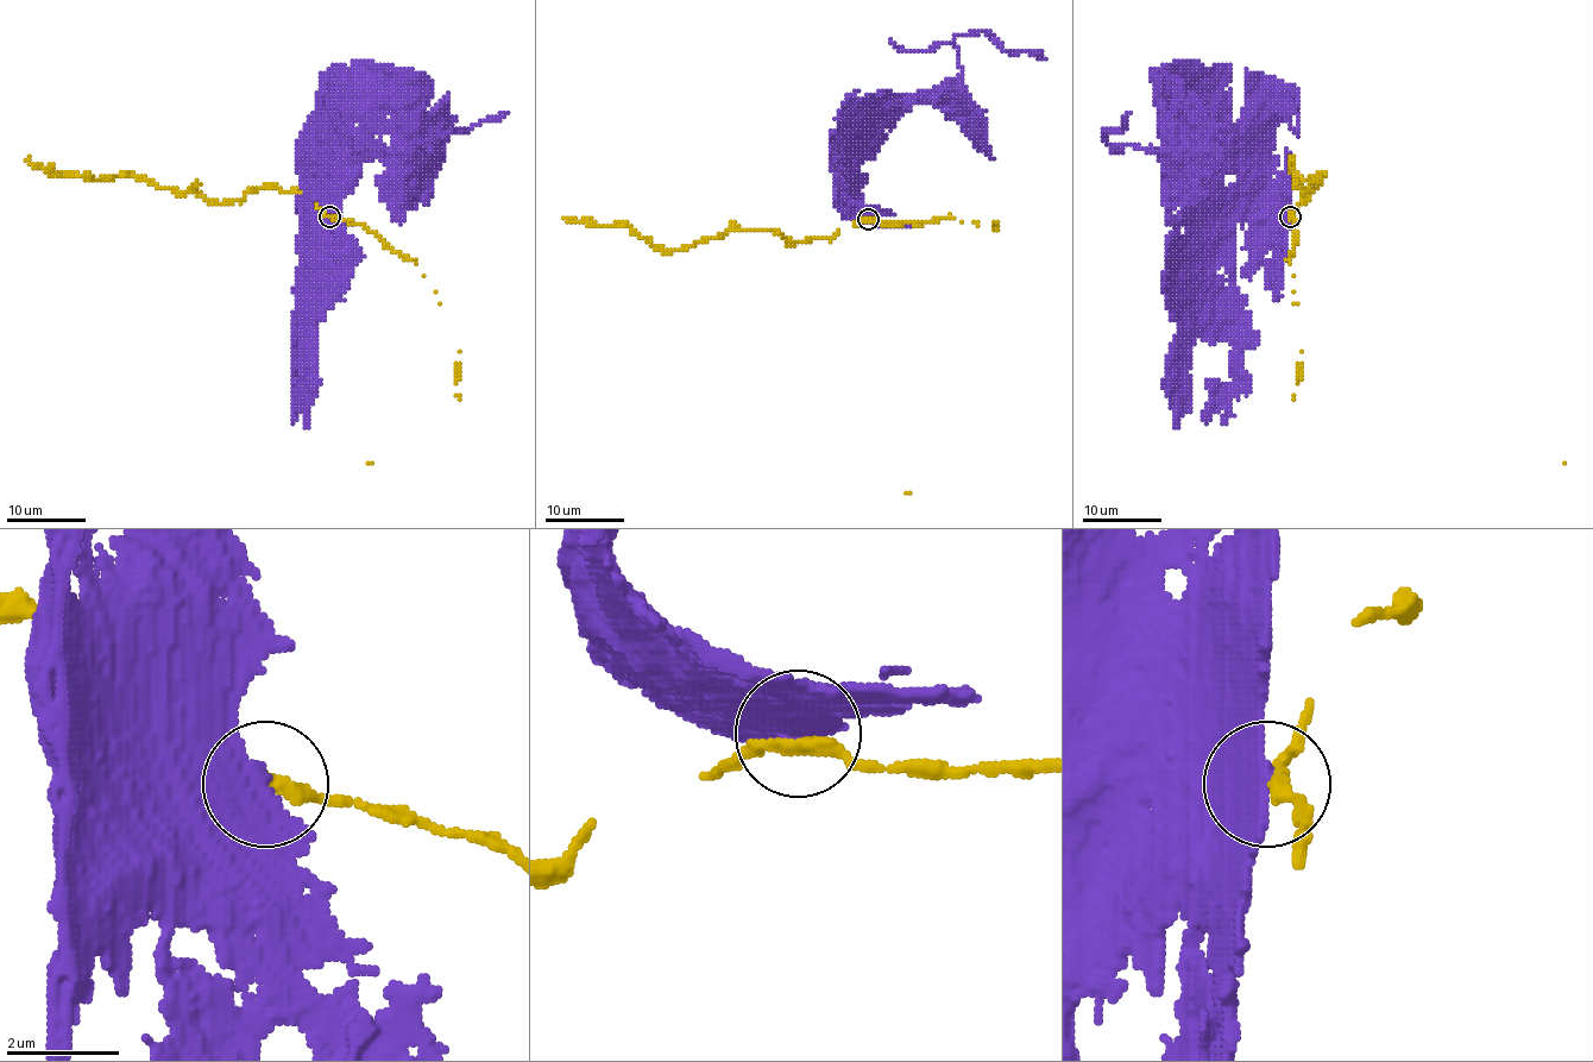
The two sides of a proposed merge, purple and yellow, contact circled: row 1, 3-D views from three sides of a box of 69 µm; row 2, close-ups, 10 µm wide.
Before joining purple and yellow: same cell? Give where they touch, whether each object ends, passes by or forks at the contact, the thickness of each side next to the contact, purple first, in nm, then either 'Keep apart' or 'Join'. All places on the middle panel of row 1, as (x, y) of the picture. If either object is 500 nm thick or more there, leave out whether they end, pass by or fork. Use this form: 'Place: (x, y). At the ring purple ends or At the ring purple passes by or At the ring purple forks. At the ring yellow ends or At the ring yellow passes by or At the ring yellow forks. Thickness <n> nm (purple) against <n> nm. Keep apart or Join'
Place: (868, 219). At the ring purple ends. At the ring yellow passes by. Thickness 440 nm (purple) against 240 nm. Keep apart

